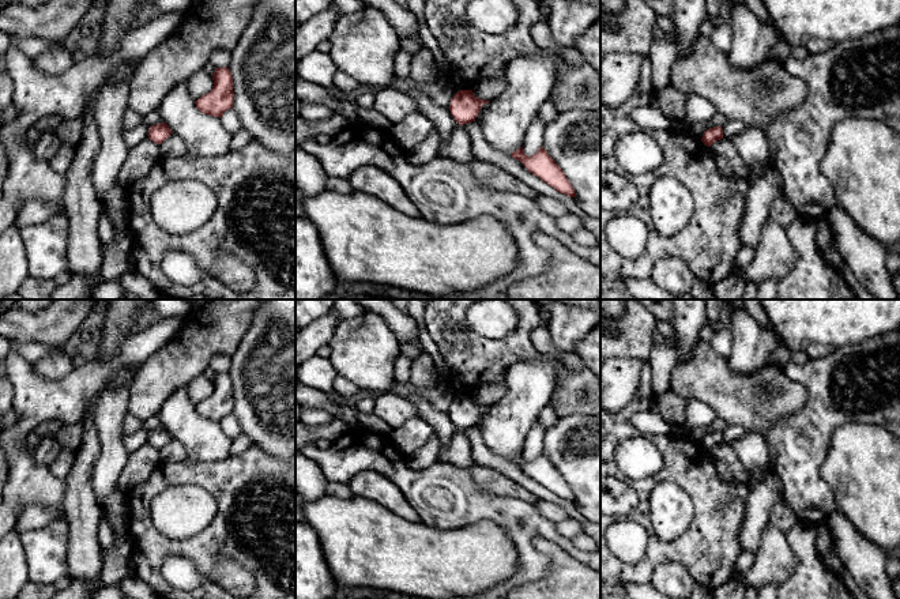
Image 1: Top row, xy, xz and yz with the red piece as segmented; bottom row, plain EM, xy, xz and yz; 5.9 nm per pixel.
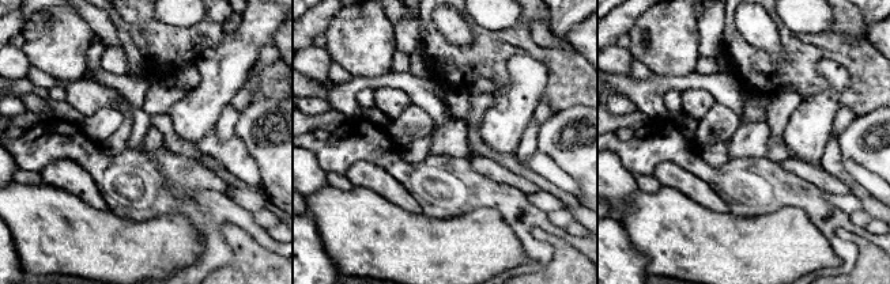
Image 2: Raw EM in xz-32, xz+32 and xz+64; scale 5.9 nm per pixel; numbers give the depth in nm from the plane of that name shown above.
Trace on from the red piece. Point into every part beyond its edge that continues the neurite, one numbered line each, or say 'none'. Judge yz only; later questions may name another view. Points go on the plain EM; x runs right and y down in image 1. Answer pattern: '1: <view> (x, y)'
none

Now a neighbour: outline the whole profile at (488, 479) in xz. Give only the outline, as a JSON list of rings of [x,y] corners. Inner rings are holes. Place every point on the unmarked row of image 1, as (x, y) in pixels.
[[[471,462],[467,471],[481,490],[496,497],[516,498],[532,505],[539,500],[534,493],[490,467]]]

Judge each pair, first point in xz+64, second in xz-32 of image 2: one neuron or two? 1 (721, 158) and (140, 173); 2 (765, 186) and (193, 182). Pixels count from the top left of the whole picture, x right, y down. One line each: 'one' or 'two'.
1: two
2: two

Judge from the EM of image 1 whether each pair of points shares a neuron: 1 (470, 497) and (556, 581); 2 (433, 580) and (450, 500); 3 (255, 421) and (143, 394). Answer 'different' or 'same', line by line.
1: different
2: different
3: different

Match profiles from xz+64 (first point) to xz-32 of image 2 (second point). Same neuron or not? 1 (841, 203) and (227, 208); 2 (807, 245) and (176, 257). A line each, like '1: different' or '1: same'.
1: different
2: same

